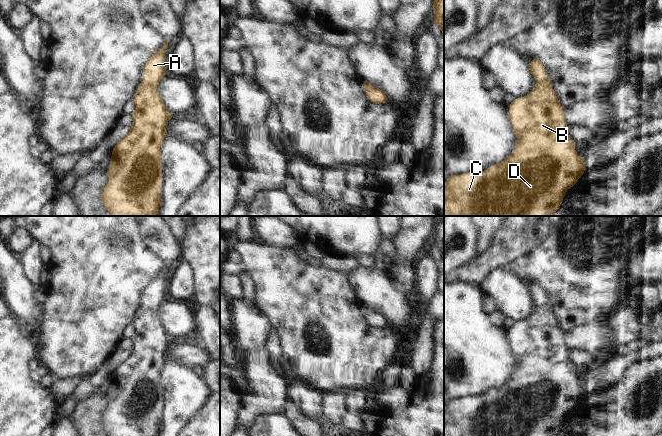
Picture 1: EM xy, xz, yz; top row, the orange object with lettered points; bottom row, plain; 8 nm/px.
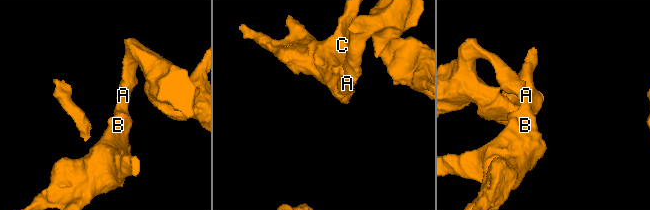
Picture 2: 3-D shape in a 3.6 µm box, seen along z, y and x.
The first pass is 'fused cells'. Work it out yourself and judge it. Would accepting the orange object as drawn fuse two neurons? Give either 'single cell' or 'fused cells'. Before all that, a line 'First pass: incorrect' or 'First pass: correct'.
First pass: incorrect
single cell

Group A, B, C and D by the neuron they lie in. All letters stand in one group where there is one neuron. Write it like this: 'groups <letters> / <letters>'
groups A B C D

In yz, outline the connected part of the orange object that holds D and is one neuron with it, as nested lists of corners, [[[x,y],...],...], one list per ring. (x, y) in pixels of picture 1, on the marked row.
[[[539,59],[530,62],[529,70],[536,79],[529,95],[515,99],[509,108],[509,118],[517,135],[512,154],[501,163],[484,171],[451,175],[444,182],[444,216],[551,216],[568,189],[573,187],[586,170],[583,157],[575,150],[565,122],[565,108],[560,104],[543,64]]]

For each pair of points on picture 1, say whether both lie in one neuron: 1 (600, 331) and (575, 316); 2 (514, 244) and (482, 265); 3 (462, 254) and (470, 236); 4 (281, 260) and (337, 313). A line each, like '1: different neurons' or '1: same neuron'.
1: different neurons
2: same neuron
3: same neuron
4: same neuron

